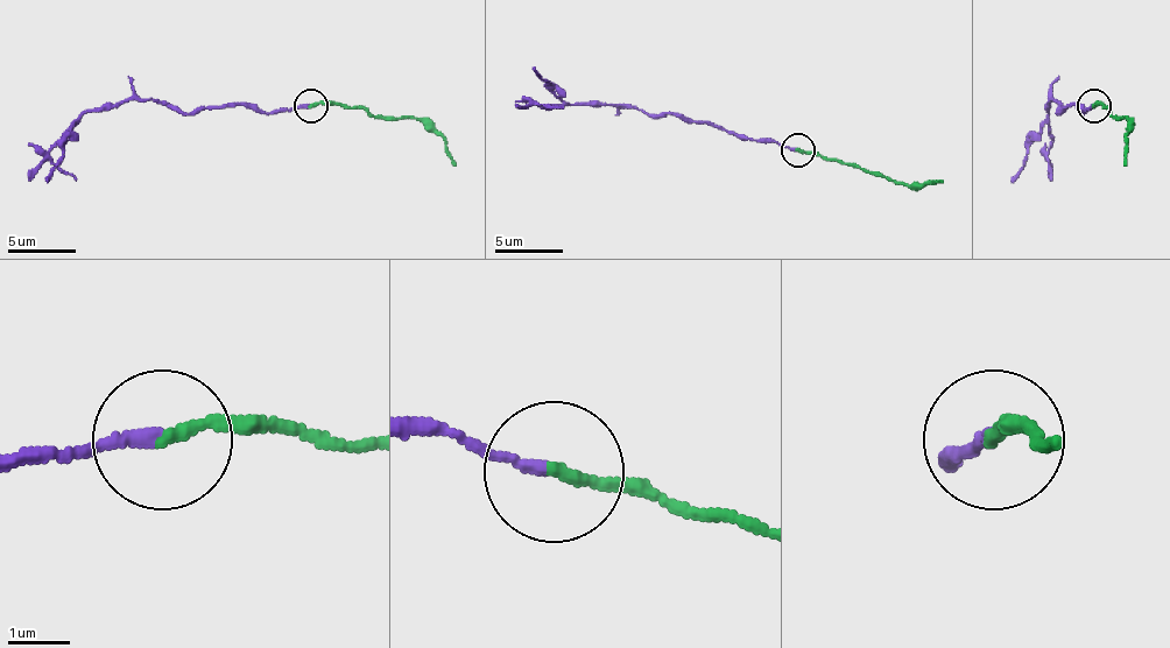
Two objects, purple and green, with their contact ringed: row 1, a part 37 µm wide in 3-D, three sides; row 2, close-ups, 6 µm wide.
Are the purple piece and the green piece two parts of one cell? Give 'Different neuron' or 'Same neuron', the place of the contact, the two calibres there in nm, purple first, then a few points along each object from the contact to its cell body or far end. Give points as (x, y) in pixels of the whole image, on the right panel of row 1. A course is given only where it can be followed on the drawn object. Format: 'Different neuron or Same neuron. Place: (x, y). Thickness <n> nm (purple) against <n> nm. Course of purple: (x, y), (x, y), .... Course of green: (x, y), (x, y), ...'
Different neuron. Place: (1094, 106). Thickness 200 nm (purple) against 200 nm. Course of purple: (1093, 105), (1083, 112), (1070, 105), (1059, 112), (1059, 105), (1049, 98), (1052, 146), (1045, 153), (1052, 180). Course of green: (1093, 105), (1097, 101), (1116, 119), (1127, 119), (1123, 166)

